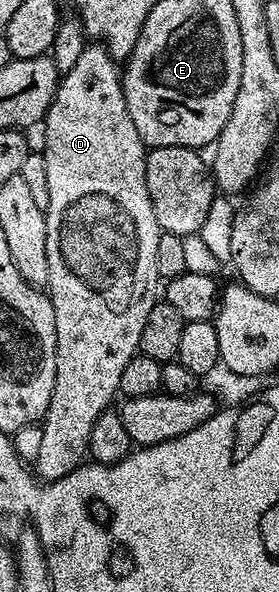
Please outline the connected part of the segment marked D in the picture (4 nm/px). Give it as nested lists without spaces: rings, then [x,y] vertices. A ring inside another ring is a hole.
[[[87,45],[80,55],[79,61],[71,70],[60,76],[57,92],[53,104],[43,120],[45,127],[45,147],[43,154],[47,161],[47,197],[49,204],[45,210],[47,221],[47,273],[49,281],[47,294],[55,309],[55,333],[57,334],[57,348],[55,349],[55,389],[51,393],[51,405],[47,409],[43,422],[43,442],[39,444],[39,453],[35,460],[38,480],[53,483],[57,479],[67,477],[76,467],[86,462],[91,441],[91,429],[95,429],[95,421],[103,412],[110,410],[113,394],[120,392],[119,377],[123,377],[123,369],[131,357],[138,354],[143,325],[147,325],[147,313],[151,313],[154,303],[159,299],[159,276],[155,269],[155,252],[159,250],[159,237],[162,229],[155,221],[155,209],[151,205],[151,197],[147,193],[145,180],[145,157],[147,148],[141,142],[139,133],[135,129],[135,121],[127,113],[125,98],[121,92],[121,76],[118,64],[109,56],[109,51],[103,45]]]

